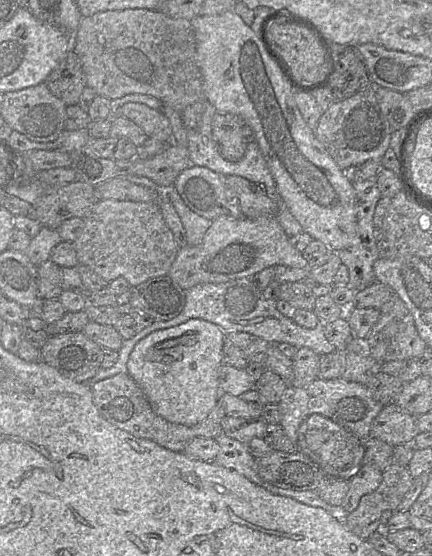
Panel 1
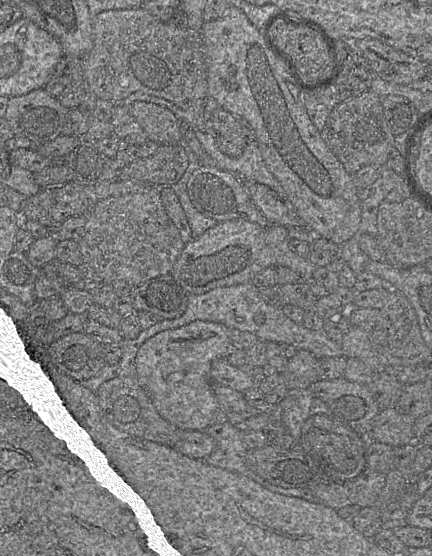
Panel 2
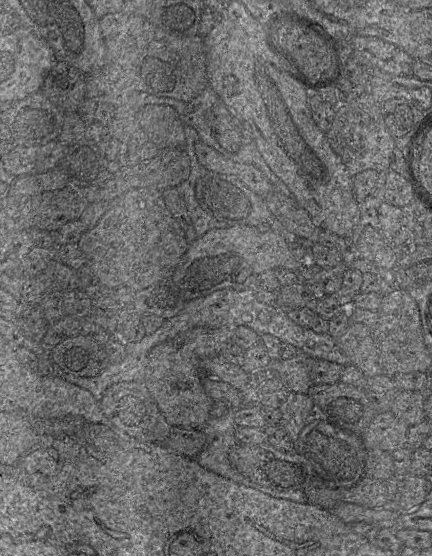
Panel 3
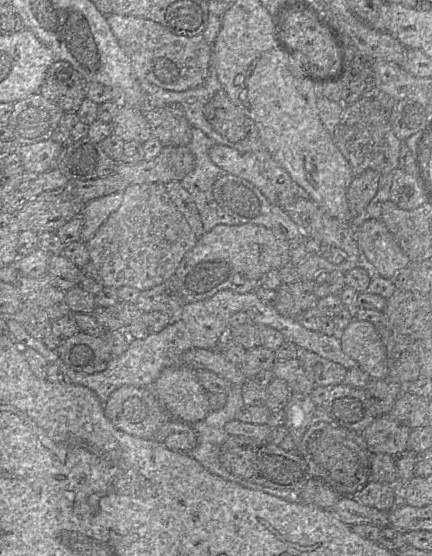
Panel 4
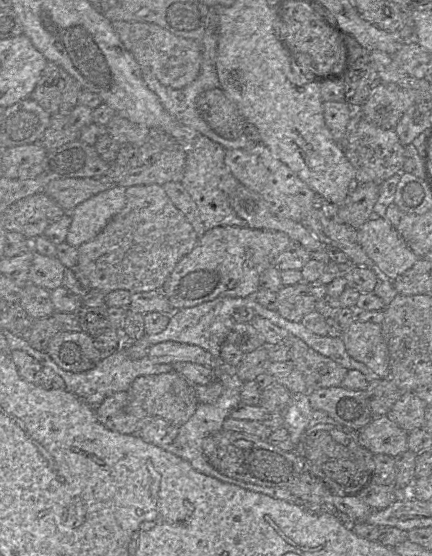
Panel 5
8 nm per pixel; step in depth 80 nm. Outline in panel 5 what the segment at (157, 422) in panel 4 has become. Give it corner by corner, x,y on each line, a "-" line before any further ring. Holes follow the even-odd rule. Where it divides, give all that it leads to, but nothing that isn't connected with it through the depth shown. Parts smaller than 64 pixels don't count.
127,391
108,396
95,410
101,424
121,434
138,434
149,416

